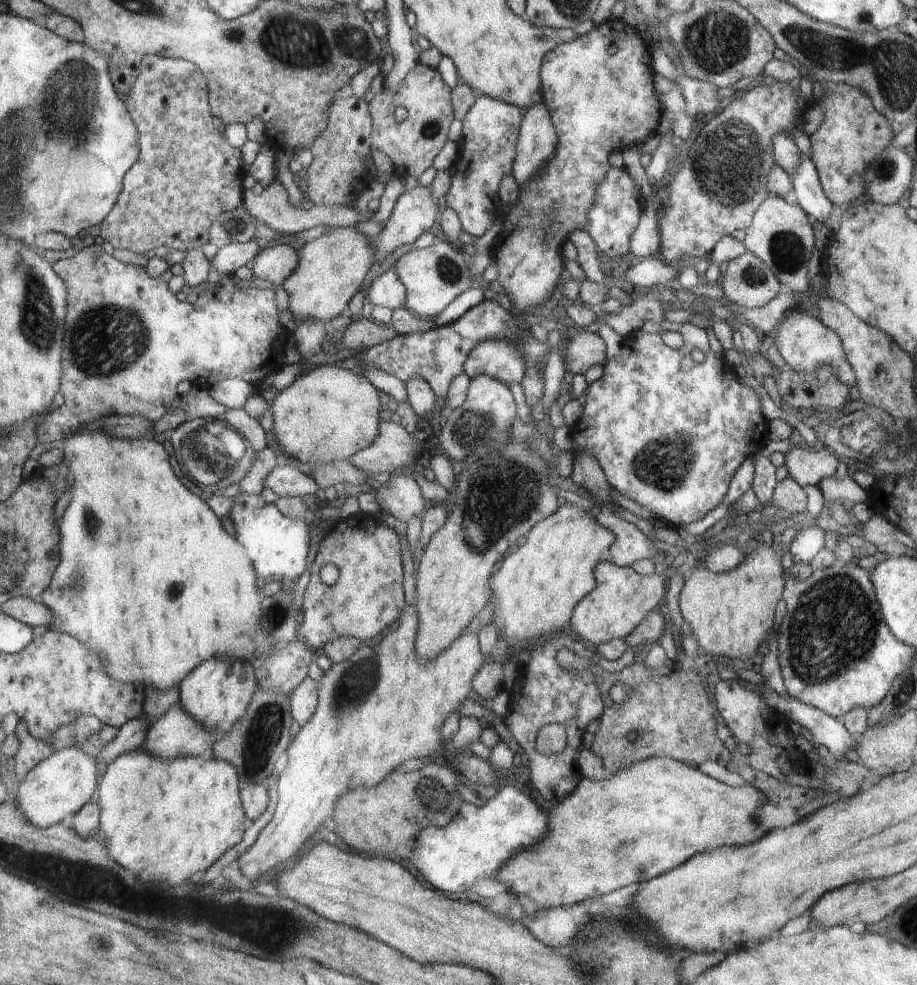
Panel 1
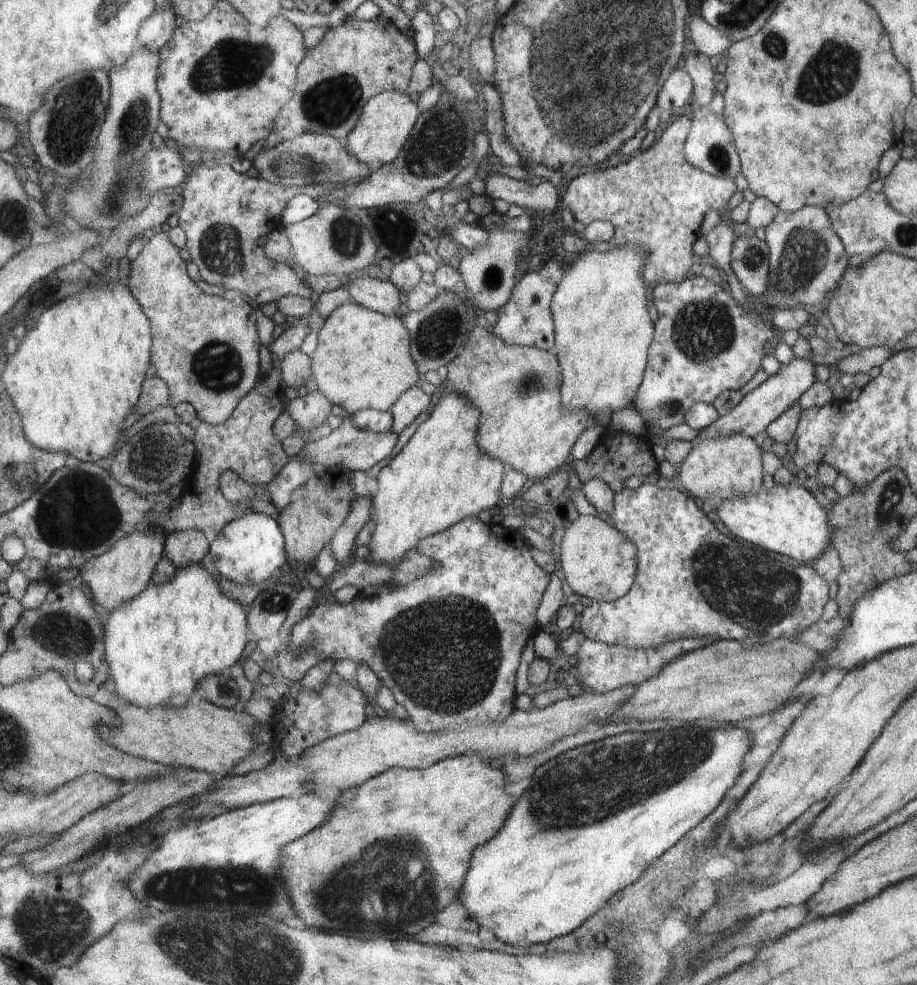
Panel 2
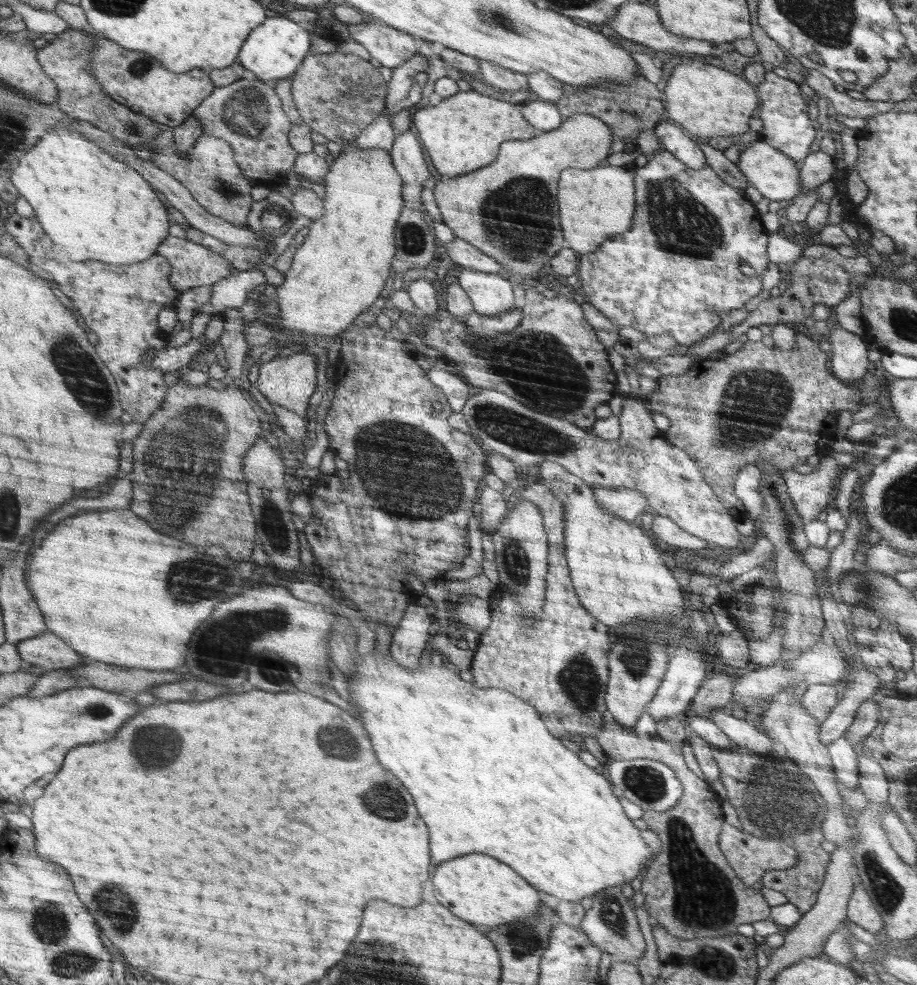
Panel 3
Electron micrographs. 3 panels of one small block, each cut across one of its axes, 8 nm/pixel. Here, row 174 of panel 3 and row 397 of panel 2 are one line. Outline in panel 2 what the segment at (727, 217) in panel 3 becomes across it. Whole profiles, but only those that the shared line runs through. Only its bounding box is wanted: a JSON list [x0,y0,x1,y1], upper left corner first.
[630,274,778,436]

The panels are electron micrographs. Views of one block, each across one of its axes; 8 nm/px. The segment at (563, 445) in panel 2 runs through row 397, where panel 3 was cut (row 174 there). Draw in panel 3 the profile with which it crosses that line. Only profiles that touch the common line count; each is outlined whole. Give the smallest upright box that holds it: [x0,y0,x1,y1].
[433,114,614,277]

